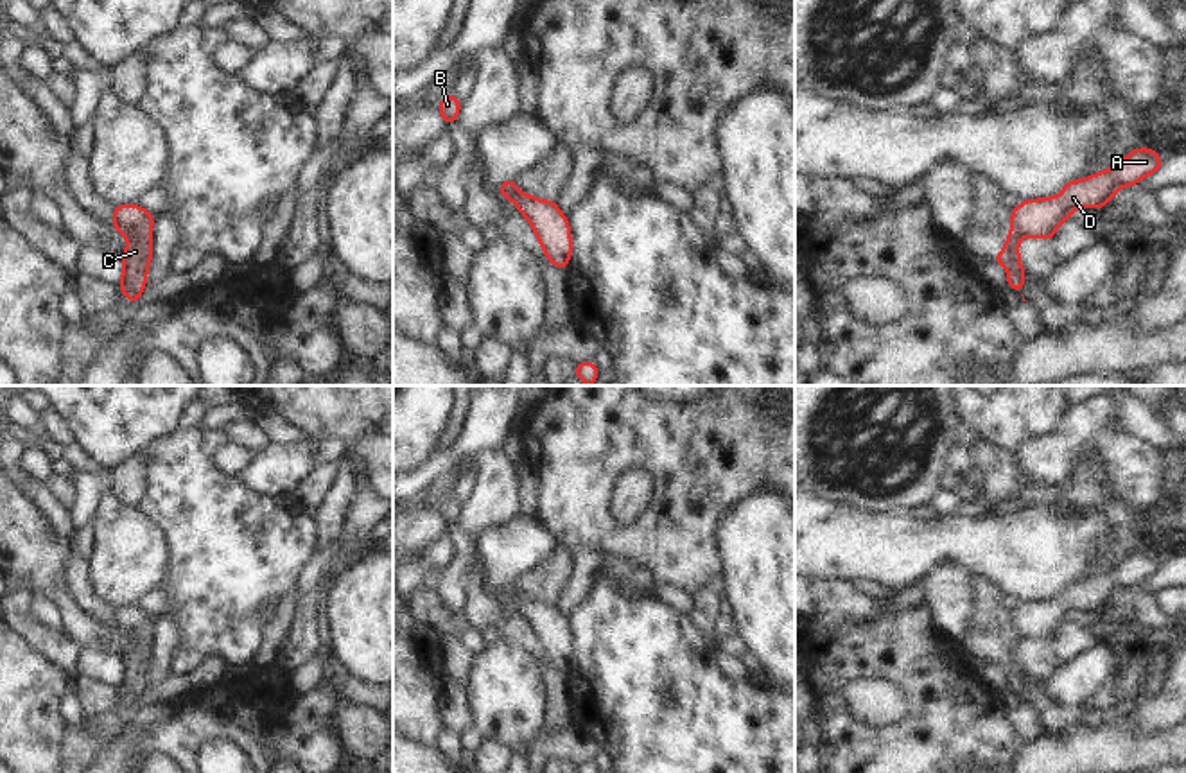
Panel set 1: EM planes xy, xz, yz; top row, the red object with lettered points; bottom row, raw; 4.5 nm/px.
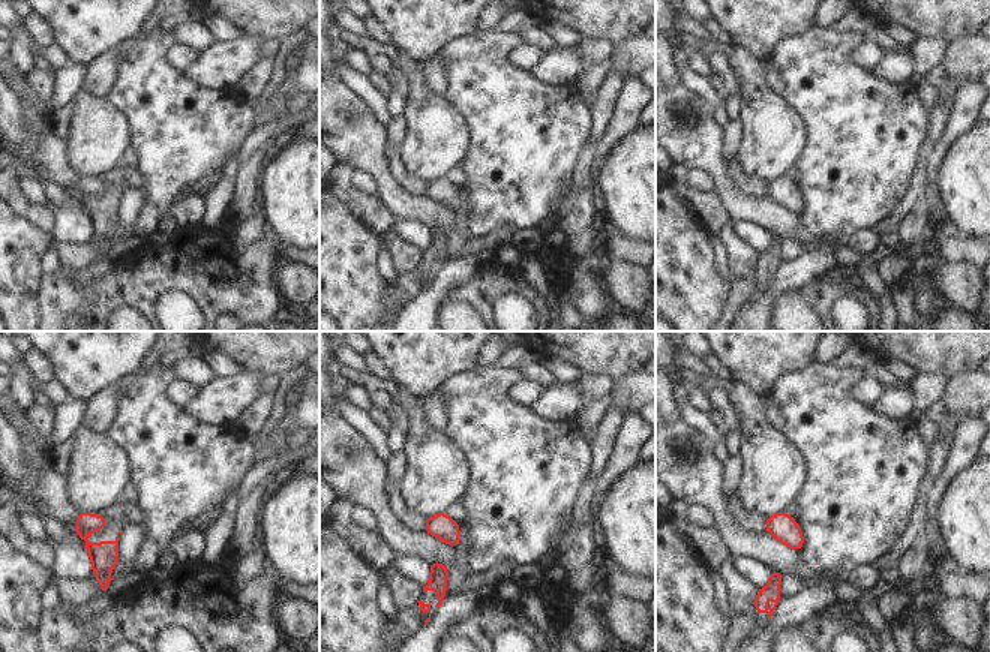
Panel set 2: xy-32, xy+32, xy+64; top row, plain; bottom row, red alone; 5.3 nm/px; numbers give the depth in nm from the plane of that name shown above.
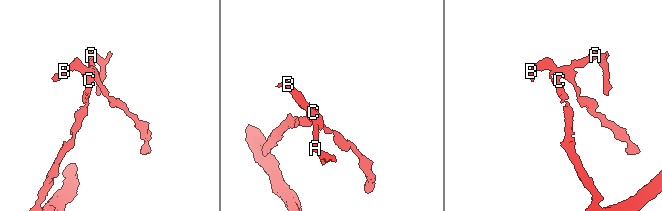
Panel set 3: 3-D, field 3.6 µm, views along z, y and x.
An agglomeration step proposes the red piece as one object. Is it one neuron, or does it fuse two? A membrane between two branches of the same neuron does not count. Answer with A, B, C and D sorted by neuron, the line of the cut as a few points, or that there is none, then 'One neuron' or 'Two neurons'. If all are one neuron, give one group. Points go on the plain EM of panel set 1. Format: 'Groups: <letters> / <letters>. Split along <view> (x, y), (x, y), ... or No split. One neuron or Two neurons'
Groups: A B D / C. Split along xy (151, 616), (135, 628), (117, 628), (113, 625). Two neurons

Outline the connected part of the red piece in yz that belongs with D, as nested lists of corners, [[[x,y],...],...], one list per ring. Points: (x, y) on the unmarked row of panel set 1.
[[[1150,549],[1130,552],[1116,569],[1094,578],[1068,583],[1055,599],[1026,601],[1010,612],[1019,638],[1051,642],[1075,610],[1103,610],[1121,588],[1134,588],[1161,570],[1163,558]]]

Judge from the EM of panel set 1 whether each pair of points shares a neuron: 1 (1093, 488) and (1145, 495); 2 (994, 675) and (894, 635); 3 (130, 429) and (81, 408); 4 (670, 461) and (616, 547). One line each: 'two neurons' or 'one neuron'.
1: two neurons
2: two neurons
3: one neuron
4: one neuron

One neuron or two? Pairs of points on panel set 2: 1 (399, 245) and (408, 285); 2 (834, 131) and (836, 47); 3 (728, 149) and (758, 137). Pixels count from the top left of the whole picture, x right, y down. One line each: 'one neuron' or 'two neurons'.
1: one neuron
2: one neuron
3: two neurons

